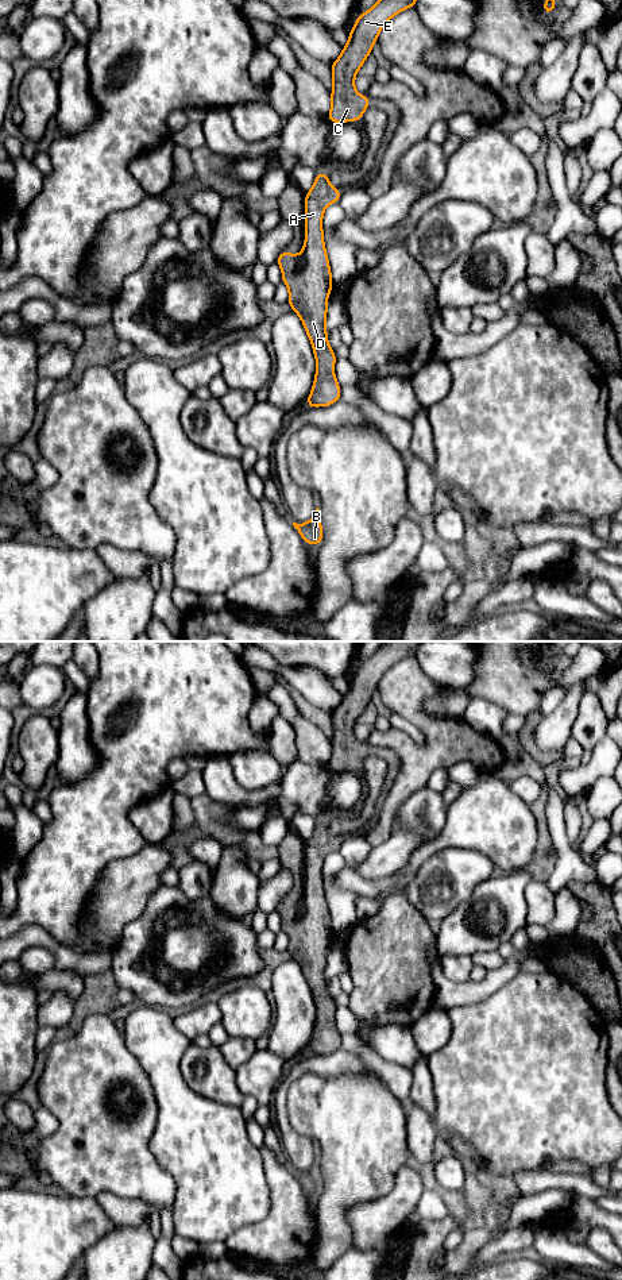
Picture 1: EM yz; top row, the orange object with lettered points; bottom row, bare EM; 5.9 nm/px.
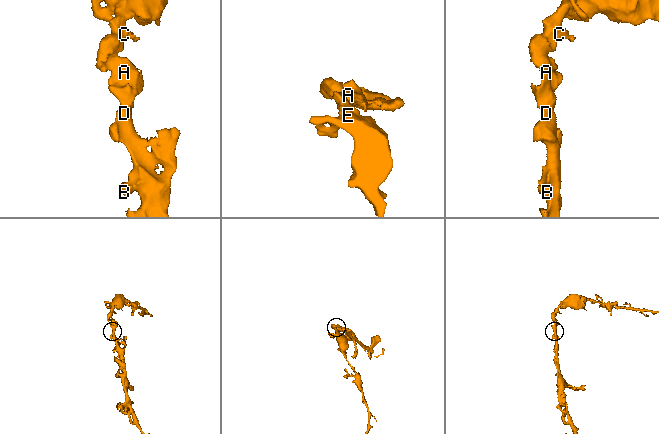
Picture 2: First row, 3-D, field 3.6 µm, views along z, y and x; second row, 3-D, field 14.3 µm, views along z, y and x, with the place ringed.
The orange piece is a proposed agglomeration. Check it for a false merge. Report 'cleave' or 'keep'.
keep

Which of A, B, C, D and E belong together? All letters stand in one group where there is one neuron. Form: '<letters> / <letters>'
A B C D E

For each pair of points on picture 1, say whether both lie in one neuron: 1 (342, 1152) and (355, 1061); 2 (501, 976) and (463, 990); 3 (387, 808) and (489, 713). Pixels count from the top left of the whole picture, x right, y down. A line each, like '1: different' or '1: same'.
1: different
2: same
3: different

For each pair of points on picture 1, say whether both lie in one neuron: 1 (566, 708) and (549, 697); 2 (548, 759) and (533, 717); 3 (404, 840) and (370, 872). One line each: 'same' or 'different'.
1: different
2: same
3: same

